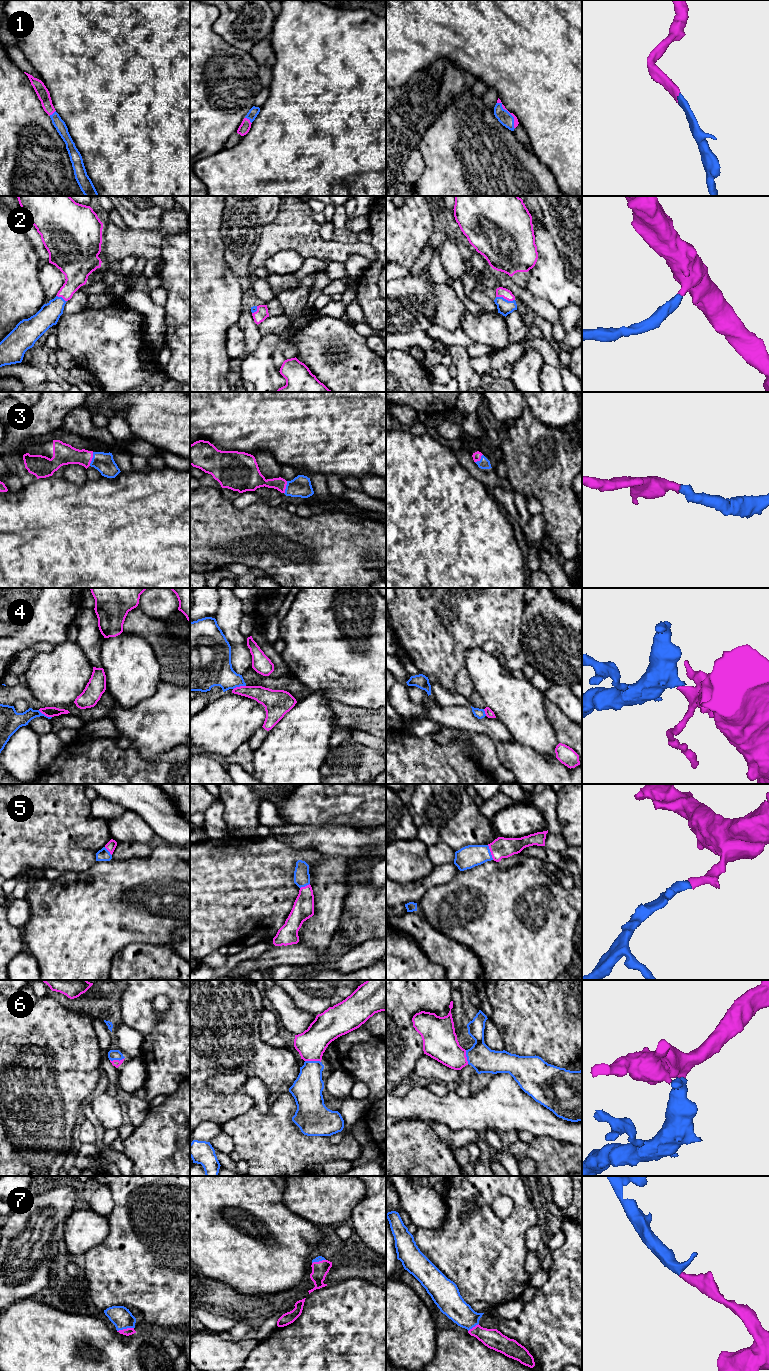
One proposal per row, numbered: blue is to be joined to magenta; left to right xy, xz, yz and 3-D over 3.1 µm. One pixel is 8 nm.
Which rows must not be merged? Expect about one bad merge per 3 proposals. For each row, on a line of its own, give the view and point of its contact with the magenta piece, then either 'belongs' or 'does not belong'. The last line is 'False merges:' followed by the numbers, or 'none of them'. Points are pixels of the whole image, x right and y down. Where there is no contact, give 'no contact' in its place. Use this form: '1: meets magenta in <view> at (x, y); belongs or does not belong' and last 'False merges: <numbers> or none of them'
1: meets magenta in yz at (510, 113); belongs
2: meets magenta in yz at (505, 298); belongs
3: meets magenta in xy at (91, 459); belongs
4: meets magenta in xy at (45, 715); does not belong
5: meets magenta in yz at (490, 851); belongs
6: meets magenta in xz at (313, 1060); belongs
7: meets magenta in xy at (125, 1329); belongs
False merges: 4

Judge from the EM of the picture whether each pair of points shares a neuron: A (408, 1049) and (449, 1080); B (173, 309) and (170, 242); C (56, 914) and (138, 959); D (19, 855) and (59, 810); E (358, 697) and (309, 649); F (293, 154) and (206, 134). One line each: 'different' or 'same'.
A: different
B: same
C: different
D: same
E: same
F: different

